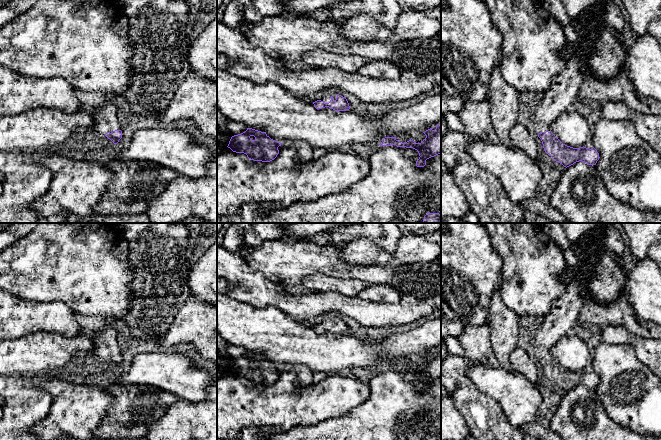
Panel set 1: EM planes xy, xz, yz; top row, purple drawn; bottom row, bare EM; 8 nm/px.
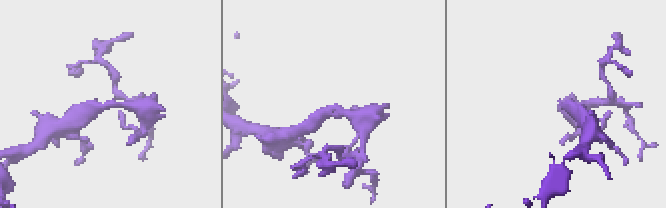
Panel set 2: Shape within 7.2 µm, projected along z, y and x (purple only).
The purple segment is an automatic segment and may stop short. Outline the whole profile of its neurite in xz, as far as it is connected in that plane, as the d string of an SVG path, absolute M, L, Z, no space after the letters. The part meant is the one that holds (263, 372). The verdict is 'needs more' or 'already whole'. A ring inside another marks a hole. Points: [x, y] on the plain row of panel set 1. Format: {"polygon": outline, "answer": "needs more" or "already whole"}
{"polygon": "M252 352L231 361L228 372L236 377L244 377L254 385L270 386L279 378L281 367L271 363L266 356Z", "answer": "already whole"}

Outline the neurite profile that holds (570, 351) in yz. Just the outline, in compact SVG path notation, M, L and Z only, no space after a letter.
M570 332L549 347L550 355L565 369L580 372L590 364L592 353L588 344Z

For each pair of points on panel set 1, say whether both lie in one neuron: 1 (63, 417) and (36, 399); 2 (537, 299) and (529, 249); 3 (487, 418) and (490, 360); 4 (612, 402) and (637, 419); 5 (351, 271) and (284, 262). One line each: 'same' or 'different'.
1: different
2: same
3: different
4: same
5: same

